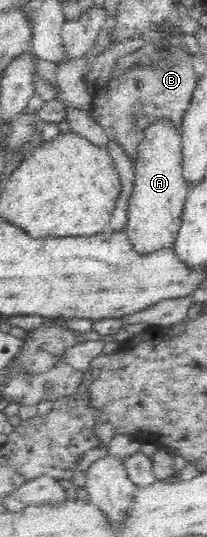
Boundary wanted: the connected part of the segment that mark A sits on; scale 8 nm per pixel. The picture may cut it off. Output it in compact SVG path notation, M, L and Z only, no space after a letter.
M169 120L156 121L147 128L144 140L139 145L139 155L134 165L134 190L124 229L133 251L139 255L173 249L189 190L181 176L182 144L179 130L171 126Z

